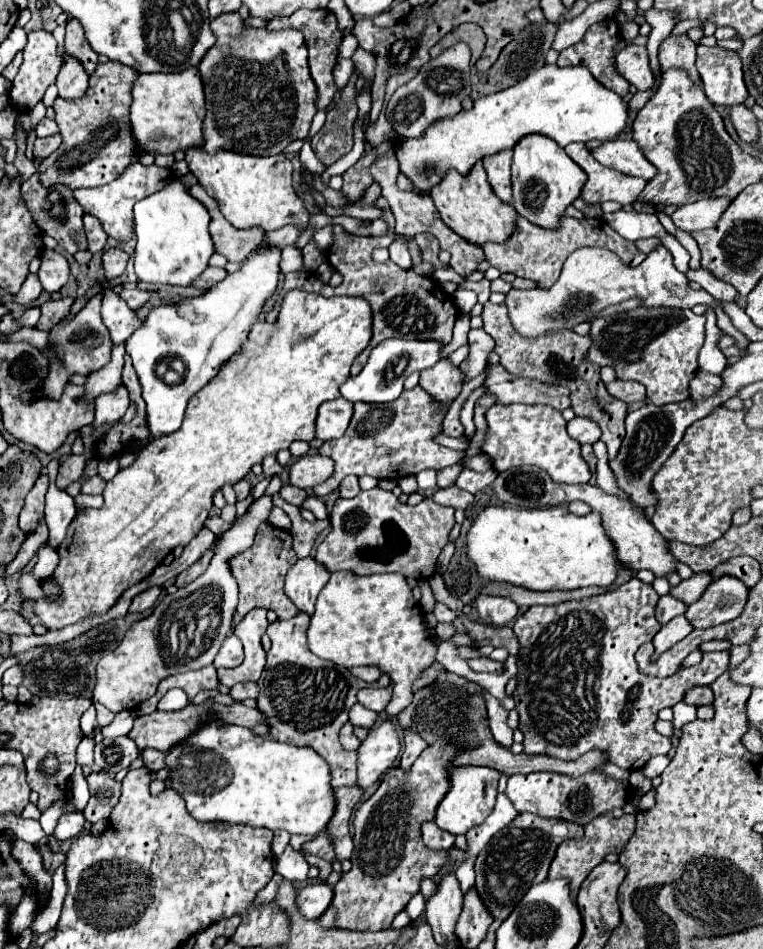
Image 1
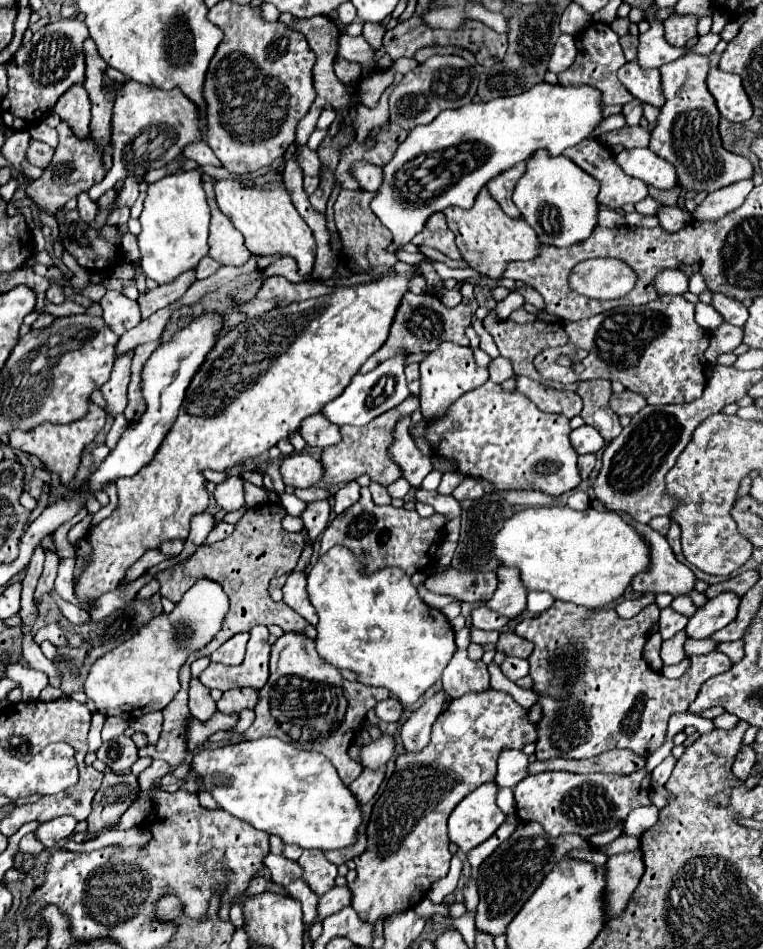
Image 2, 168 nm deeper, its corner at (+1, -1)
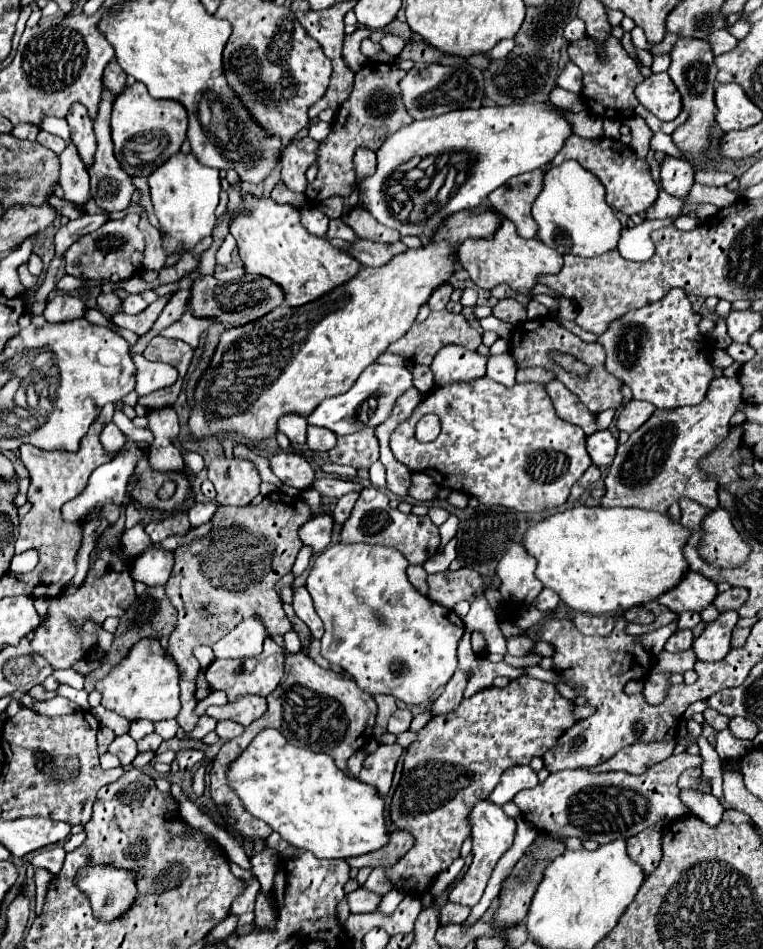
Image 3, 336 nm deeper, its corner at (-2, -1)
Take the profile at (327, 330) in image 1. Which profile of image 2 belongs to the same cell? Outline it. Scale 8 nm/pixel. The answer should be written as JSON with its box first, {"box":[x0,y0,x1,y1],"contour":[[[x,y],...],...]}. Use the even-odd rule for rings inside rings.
{"box":[74,273,410,605],"contour":[[[398,273],[366,285],[336,287],[328,297],[316,297],[292,303],[284,309],[272,309],[260,317],[252,317],[236,325],[220,337],[206,363],[194,375],[176,425],[168,431],[152,463],[144,465],[144,469],[136,475],[116,481],[118,505],[114,513],[90,529],[86,539],[92,547],[92,555],[84,563],[82,575],[74,585],[74,597],[78,603],[90,605],[90,601],[96,601],[100,595],[118,589],[124,583],[126,571],[148,549],[160,549],[164,541],[188,537],[192,517],[208,509],[204,469],[230,471],[248,459],[260,457],[278,441],[296,433],[306,417],[318,413],[326,403],[334,401],[358,373],[360,365],[386,341],[396,307],[408,291],[408,279],[410,275]]]}

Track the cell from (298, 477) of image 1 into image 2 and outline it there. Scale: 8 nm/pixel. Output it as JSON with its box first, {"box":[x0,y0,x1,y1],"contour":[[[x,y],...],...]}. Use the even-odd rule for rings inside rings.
{"box":[280,453,324,489],"contour":[[[292,453],[292,455],[288,455],[282,461],[280,471],[282,471],[282,479],[284,479],[286,485],[300,487],[300,489],[314,487],[324,477],[322,463],[316,461],[314,457],[306,455],[306,453]]]}

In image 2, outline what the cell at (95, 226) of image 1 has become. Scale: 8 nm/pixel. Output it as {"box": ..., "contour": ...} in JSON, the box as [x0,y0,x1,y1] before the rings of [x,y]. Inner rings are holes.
{"box":[78,193,98,223],"contour":[[[80,193],[80,197],[78,197],[78,211],[80,211],[80,219],[82,221],[94,223],[98,207],[96,207],[96,203],[86,193]]]}

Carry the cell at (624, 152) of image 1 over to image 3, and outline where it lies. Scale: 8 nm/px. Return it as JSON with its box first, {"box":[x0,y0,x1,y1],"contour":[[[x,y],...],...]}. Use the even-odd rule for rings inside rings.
{"box":[661,157,695,199],"contour":[[[667,157],[661,163],[661,187],[677,199],[685,199],[695,183],[695,169],[683,161]]]}

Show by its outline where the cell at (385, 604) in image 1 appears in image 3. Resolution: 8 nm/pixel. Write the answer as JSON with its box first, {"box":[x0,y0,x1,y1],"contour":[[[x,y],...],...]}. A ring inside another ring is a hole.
{"box":[307,543,465,705],"contour":[[[353,543],[353,545],[333,545],[333,547],[327,547],[325,551],[321,551],[317,557],[315,557],[315,563],[309,571],[309,577],[307,577],[307,591],[311,593],[313,597],[313,603],[315,603],[315,609],[317,609],[317,615],[321,617],[321,621],[325,623],[325,635],[321,639],[321,655],[331,663],[331,665],[339,665],[341,669],[345,669],[349,675],[353,675],[355,683],[367,691],[367,693],[385,693],[385,695],[393,695],[395,699],[407,703],[407,705],[415,705],[415,703],[425,703],[431,699],[431,695],[437,691],[437,687],[441,685],[447,685],[447,681],[451,679],[451,675],[455,673],[457,669],[457,643],[465,631],[465,625],[461,621],[461,617],[457,617],[451,609],[443,609],[443,605],[437,605],[435,601],[431,601],[429,597],[421,595],[407,579],[407,559],[397,551],[397,549],[391,549],[387,545],[367,545],[367,543]]]}

